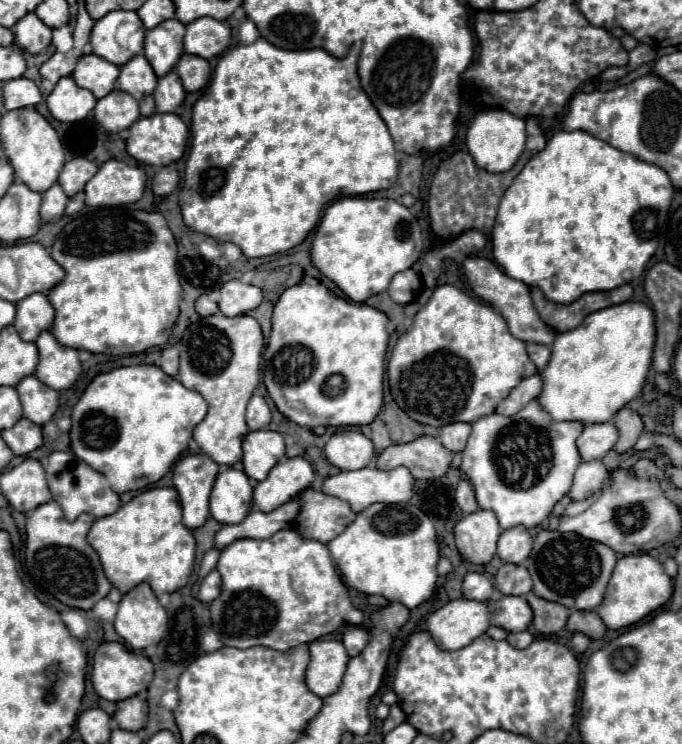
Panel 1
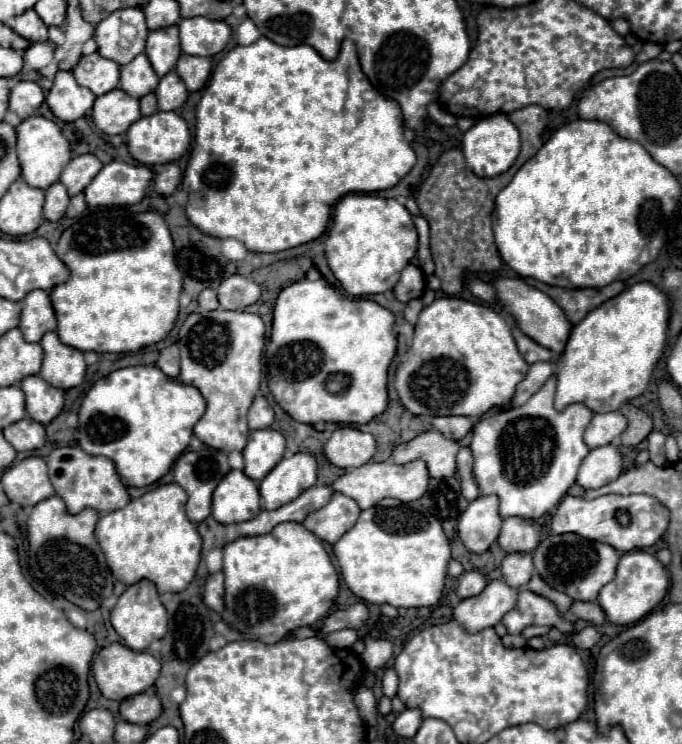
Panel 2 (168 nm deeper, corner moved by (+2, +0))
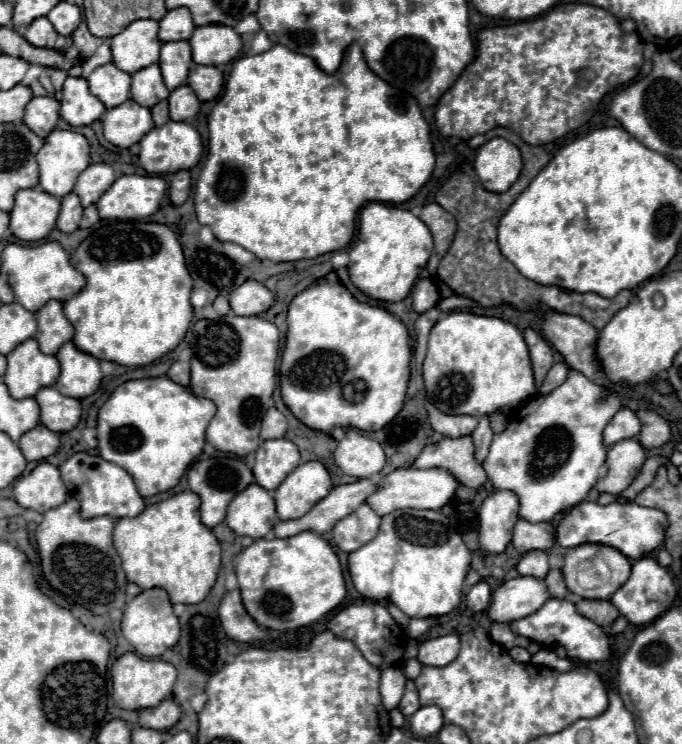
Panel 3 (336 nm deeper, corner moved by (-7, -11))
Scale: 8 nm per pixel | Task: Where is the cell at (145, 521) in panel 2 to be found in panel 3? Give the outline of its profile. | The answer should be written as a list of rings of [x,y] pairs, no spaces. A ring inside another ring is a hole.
[[[188,490],[148,506],[134,518],[116,522],[114,544],[130,582],[142,590],[164,588],[172,604],[198,604],[208,596],[220,568],[220,544],[214,532],[200,522],[198,508],[200,496]]]

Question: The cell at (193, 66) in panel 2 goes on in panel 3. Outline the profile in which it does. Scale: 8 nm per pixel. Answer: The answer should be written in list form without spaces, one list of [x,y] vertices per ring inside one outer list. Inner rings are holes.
[[[192,66],[190,76],[188,76],[188,86],[196,92],[196,96],[206,102],[214,100],[224,86],[224,76],[216,66]]]

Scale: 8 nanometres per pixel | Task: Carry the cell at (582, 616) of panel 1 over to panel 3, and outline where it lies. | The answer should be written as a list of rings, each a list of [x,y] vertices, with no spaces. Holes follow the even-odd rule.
[[[580,600],[576,606],[582,616],[594,620],[604,628],[608,628],[620,614],[610,600]]]

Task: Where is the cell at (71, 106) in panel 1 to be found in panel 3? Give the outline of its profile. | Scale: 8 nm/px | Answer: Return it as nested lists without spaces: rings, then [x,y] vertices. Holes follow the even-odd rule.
[[[68,76],[64,82],[64,88],[62,88],[62,94],[64,94],[64,98],[62,98],[60,116],[70,126],[92,124],[106,110],[104,104],[100,104],[100,100],[90,94],[88,82],[84,78]]]

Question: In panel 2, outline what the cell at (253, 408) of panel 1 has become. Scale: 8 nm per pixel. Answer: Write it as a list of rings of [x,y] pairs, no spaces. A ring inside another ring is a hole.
[[[257,395],[257,397],[253,399],[253,405],[251,405],[251,409],[249,409],[247,419],[249,419],[249,429],[251,429],[251,431],[271,427],[271,423],[273,423],[273,409],[269,407],[269,403],[267,403],[265,397]]]

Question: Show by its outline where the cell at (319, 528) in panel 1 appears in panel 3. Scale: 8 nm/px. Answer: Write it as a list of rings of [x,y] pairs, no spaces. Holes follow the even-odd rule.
[[[362,504],[356,512],[352,512],[334,526],[332,536],[336,546],[344,552],[354,552],[362,548],[378,534],[380,520],[382,518],[368,504]]]

